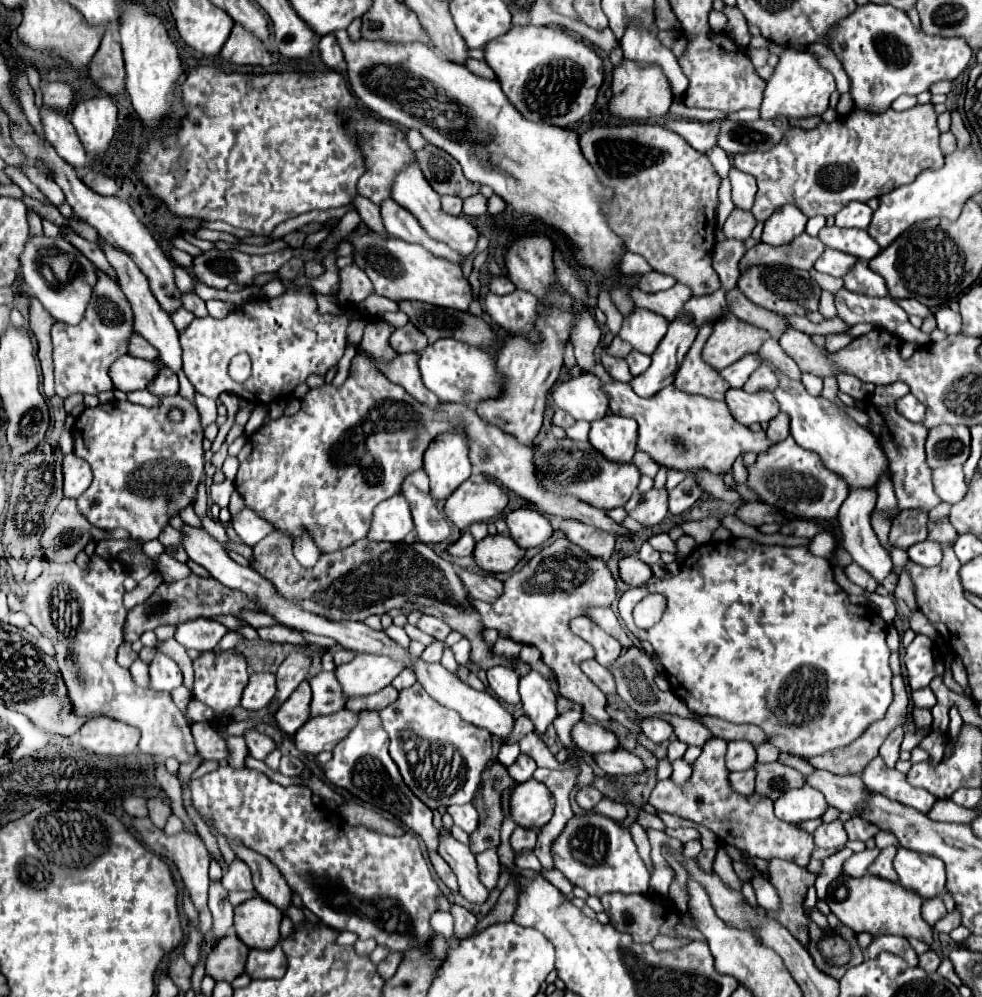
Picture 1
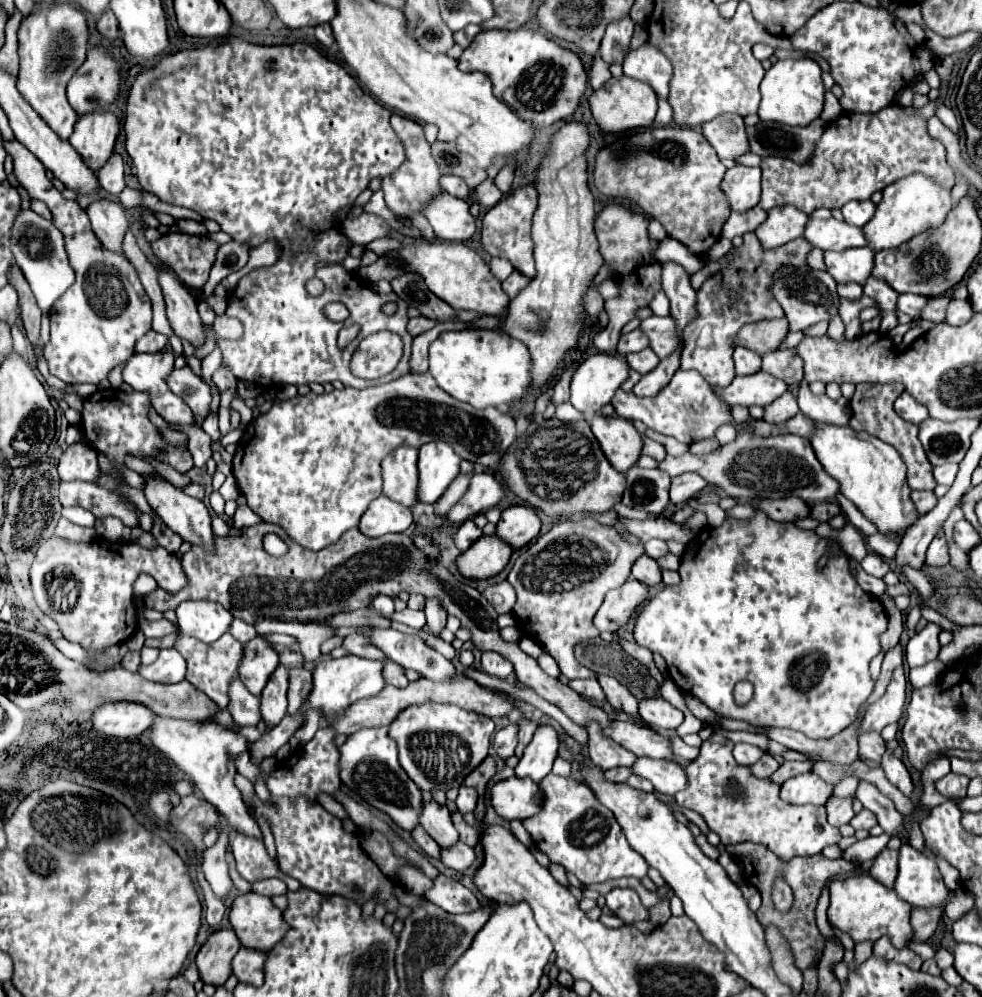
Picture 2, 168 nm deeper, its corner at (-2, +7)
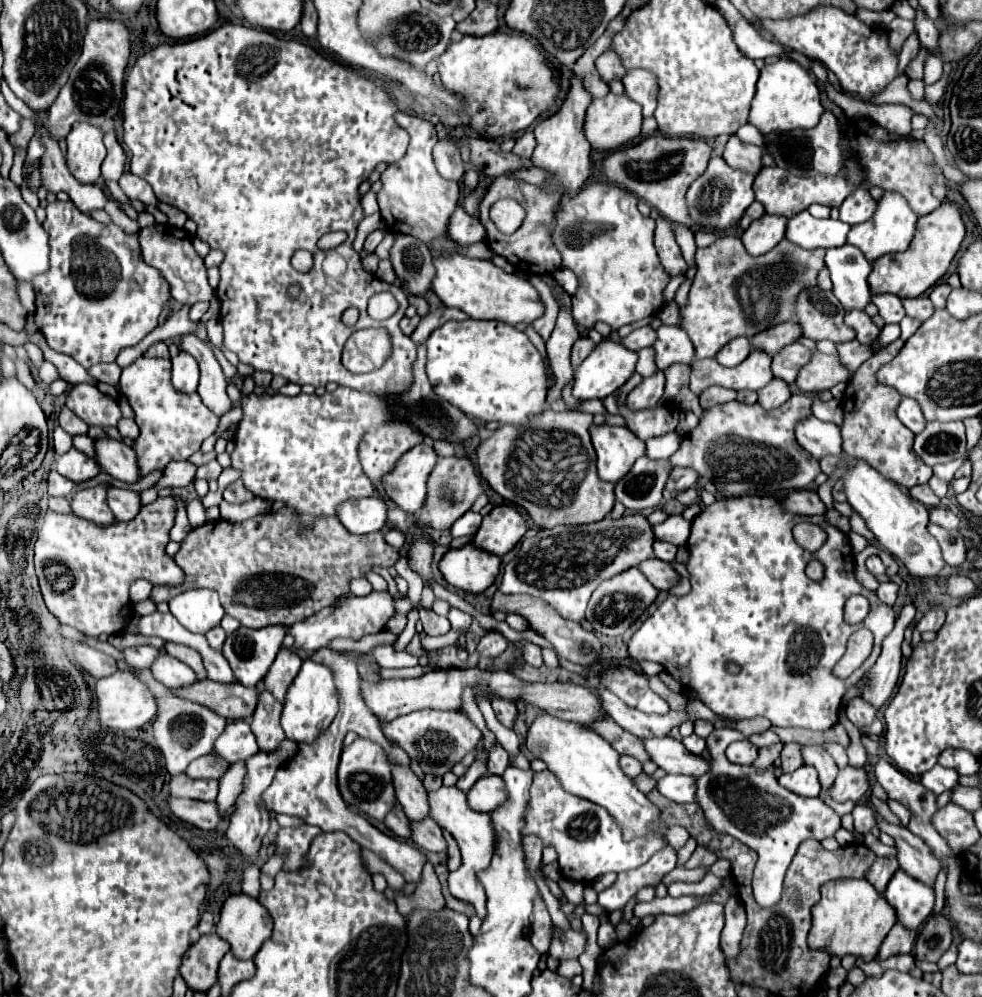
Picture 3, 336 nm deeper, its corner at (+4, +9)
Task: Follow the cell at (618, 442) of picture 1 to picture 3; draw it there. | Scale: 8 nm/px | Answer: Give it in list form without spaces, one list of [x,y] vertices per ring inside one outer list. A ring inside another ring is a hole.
[[[593,423],[591,441],[597,451],[597,469],[599,469],[599,477],[603,481],[611,481],[611,483],[619,481],[631,469],[635,459],[645,455],[645,443],[635,433],[631,433],[627,427],[617,427],[617,425],[609,425],[609,423],[603,423],[603,425]]]

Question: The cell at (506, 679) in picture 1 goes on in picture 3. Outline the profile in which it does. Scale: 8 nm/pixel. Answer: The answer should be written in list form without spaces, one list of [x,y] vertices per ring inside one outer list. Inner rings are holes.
[[[489,631],[485,637],[481,637],[481,641],[477,645],[477,651],[483,657],[497,659],[505,651],[505,647],[507,647],[507,639],[497,631]]]

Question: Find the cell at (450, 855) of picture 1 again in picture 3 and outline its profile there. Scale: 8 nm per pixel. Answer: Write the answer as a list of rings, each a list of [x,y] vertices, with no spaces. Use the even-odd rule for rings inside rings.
[[[393,767],[393,783],[395,783],[397,801],[411,821],[431,817],[427,803],[427,789],[411,769]]]

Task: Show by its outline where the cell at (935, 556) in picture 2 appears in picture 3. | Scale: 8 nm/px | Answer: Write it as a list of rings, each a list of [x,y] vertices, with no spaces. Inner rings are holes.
[[[931,523],[929,533],[939,541],[941,549],[943,549],[943,559],[947,565],[957,567],[965,561],[965,539],[959,531],[953,533],[953,531],[947,531],[947,529]]]

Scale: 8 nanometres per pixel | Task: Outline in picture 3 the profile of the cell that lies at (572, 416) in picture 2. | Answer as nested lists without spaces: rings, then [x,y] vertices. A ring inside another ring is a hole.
[[[561,309],[555,329],[553,329],[551,337],[547,339],[547,353],[549,353],[553,373],[555,373],[555,385],[547,393],[549,405],[559,401],[563,387],[569,381],[573,381],[573,367],[569,363],[569,353],[571,353],[571,347],[577,339],[579,339],[579,333],[577,333],[577,325],[575,325],[571,313]]]

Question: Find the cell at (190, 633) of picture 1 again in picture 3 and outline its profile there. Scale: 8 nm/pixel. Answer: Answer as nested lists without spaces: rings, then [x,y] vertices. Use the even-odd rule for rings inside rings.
[[[189,589],[169,601],[173,617],[191,633],[207,633],[225,615],[219,597],[211,589]]]

